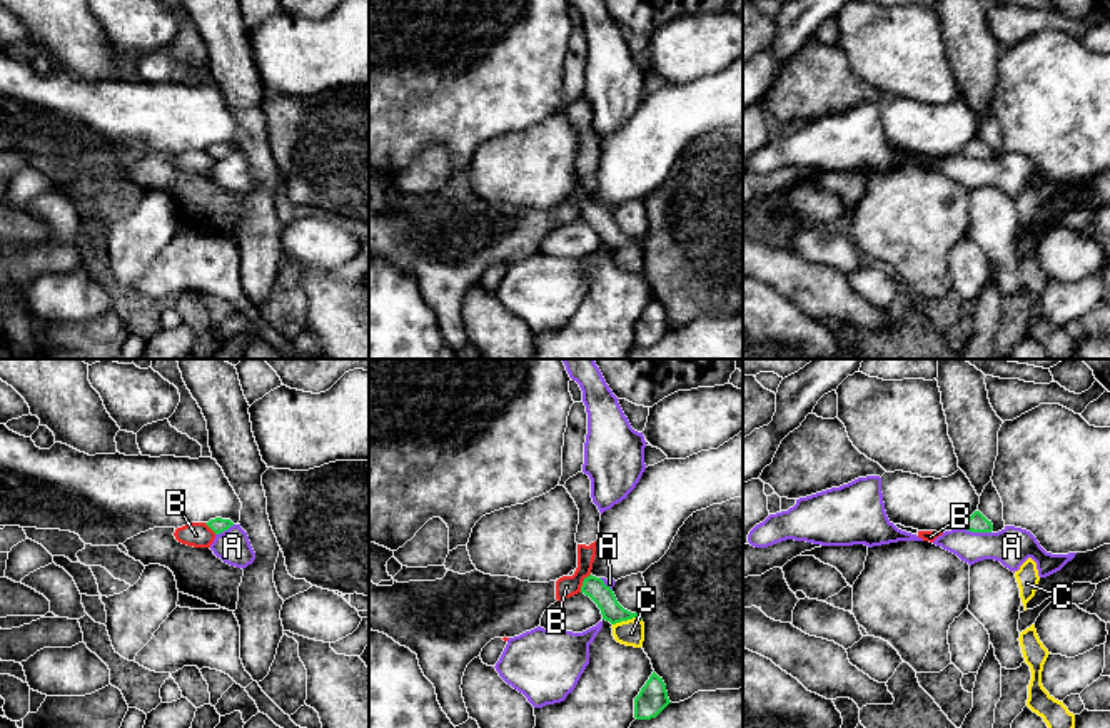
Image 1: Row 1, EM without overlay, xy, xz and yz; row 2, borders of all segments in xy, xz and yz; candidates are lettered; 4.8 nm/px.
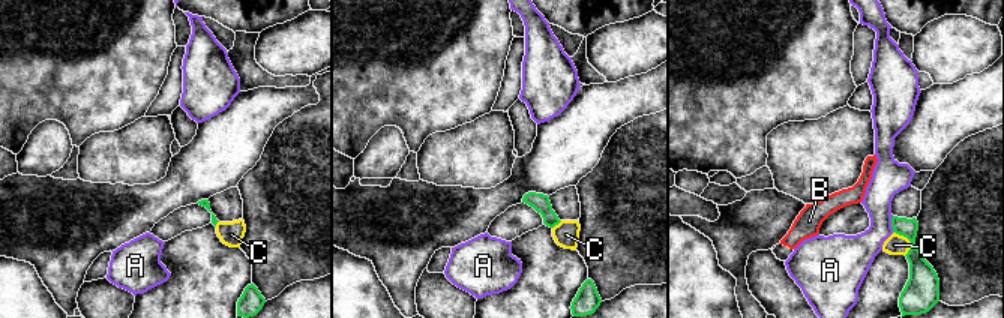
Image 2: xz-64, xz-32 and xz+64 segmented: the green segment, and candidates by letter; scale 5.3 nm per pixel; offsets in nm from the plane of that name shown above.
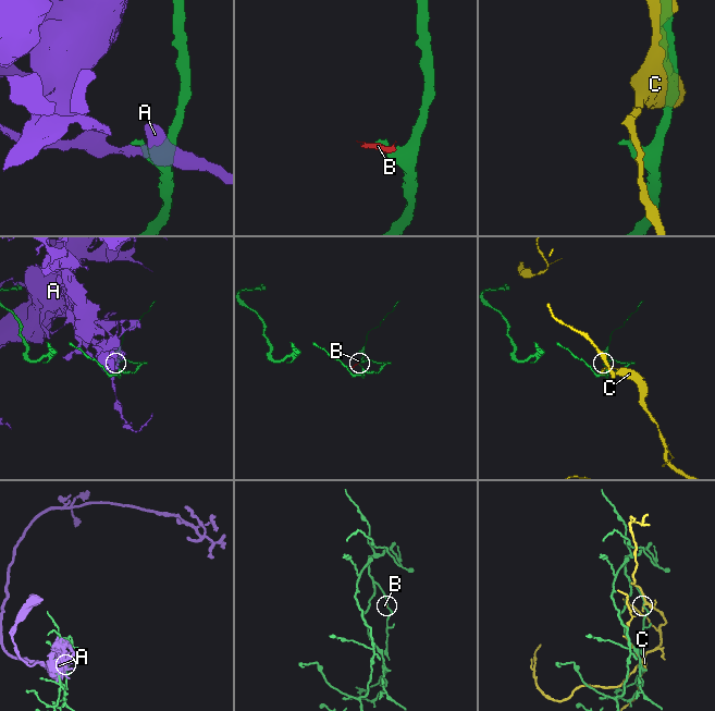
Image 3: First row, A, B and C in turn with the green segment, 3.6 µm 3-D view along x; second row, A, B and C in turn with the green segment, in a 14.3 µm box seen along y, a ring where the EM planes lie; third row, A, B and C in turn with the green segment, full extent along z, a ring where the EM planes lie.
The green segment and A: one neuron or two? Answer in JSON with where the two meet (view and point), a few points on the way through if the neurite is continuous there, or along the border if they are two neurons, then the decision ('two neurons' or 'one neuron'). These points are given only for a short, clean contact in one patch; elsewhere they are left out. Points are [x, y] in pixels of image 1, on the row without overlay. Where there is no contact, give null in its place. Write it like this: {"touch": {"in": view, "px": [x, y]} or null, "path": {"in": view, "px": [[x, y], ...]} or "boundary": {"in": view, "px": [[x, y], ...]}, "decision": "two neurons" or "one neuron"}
{"touch": {"in": "yz", "px": [977, 157]}, "boundary": {"in": "yz", "px": [[962, 152], [972, 157], [990, 159]]}, "decision": "two neurons"}

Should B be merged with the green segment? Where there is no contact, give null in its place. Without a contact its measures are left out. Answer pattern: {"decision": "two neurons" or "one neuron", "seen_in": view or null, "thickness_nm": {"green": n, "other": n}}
{"decision": "two neurons", "seen_in": "xz", "thickness_nm": {"green": 100, "other": 110}}

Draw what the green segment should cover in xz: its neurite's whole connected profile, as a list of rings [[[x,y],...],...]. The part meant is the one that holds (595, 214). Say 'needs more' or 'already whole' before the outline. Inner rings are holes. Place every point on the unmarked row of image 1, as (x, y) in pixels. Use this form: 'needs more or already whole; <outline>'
already whole; [[[593,200],[584,204],[581,219],[589,222],[598,230],[598,234],[601,235],[603,245],[609,247],[611,250],[628,247],[633,244],[643,245],[643,240],[624,235],[618,229],[613,215],[609,212],[606,212],[601,204],[596,204]]]

